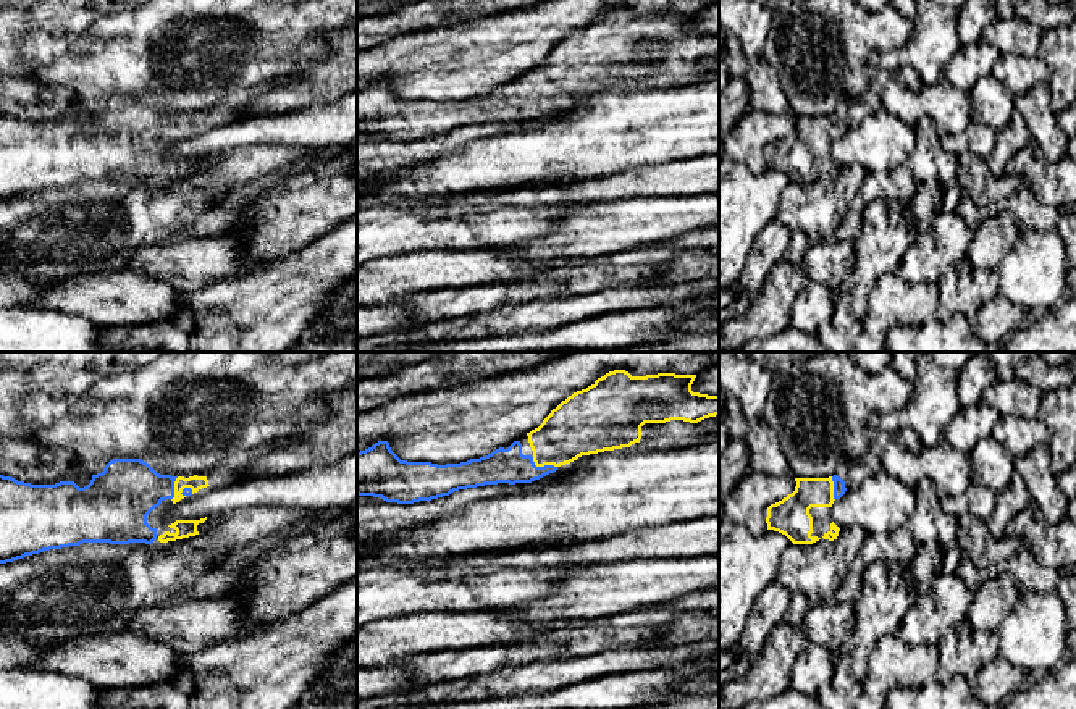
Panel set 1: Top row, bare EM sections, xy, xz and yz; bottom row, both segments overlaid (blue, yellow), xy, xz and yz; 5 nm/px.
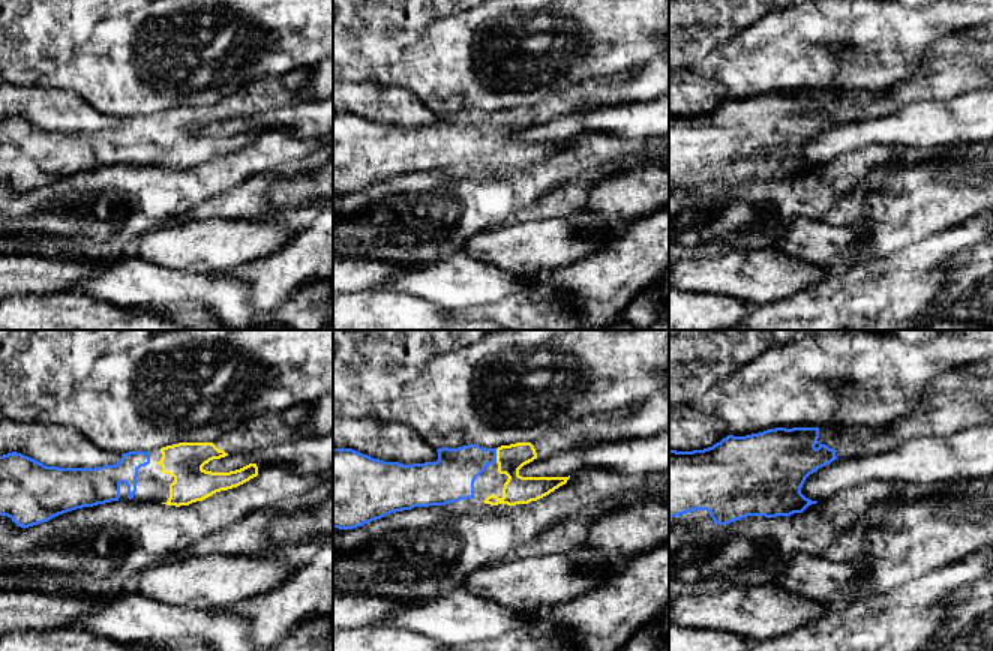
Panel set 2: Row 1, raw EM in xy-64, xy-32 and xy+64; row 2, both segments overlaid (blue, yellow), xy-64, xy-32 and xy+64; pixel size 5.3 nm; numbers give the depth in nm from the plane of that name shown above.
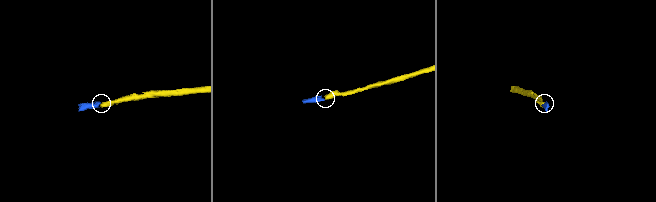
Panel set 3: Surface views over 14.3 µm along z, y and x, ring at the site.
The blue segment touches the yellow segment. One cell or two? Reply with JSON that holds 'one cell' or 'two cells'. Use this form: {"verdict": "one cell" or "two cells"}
{"verdict": "one cell"}

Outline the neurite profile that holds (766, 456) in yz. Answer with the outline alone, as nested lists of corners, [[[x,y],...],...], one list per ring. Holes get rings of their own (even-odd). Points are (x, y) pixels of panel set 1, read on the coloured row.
[[[725,394],[725,425],[730,438],[742,438],[750,446],[750,470],[764,475],[792,475],[777,434],[763,420],[748,422],[738,401]]]

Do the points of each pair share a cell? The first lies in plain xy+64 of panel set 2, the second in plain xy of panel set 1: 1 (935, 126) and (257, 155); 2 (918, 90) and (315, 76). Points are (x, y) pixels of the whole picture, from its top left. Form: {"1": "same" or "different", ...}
{"1": "different", "2": "same"}

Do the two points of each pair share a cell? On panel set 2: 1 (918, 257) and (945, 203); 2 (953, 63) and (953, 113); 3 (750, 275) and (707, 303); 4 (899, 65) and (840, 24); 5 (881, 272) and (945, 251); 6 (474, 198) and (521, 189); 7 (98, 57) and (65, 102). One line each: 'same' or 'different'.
1: different
2: different
3: different
4: same
5: same
6: same
7: different

